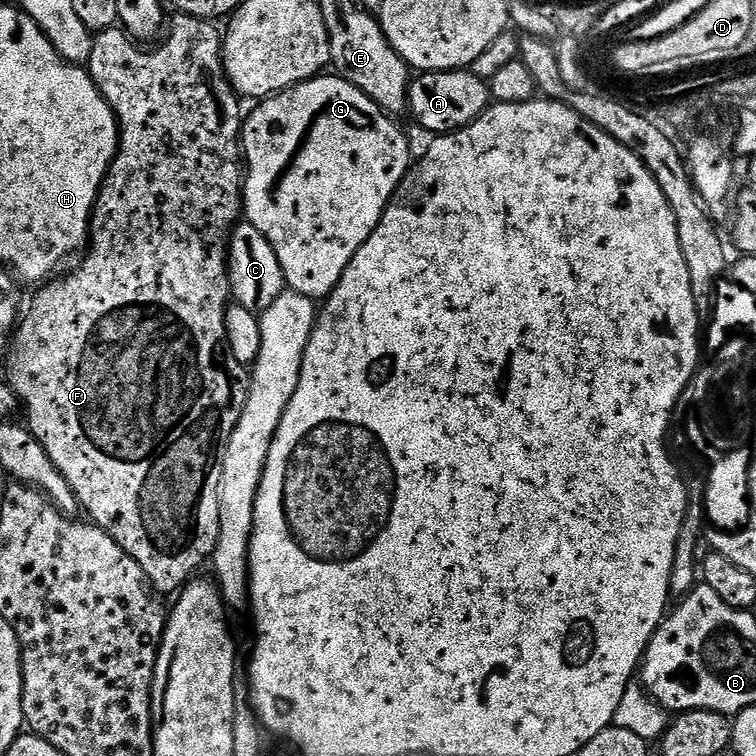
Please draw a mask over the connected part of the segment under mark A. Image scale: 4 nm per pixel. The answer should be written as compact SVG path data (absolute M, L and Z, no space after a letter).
M470 70L420 72L408 85L407 111L431 134L454 132L473 124L490 107L488 85Z

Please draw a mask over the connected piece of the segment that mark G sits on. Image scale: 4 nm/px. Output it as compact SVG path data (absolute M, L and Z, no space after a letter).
M321 74L312 80L294 85L284 92L277 92L275 96L267 97L255 105L252 113L247 113L242 124L242 160L246 165L246 171L242 176L242 212L247 223L252 224L270 242L274 248L274 254L278 256L278 266L282 266L285 285L291 291L302 294L306 298L317 302L323 301L336 289L346 266L354 258L357 250L364 245L366 238L380 224L382 214L386 206L392 200L396 187L404 180L410 165L413 163L414 155L408 149L408 136L395 124L393 117L384 112L370 97L362 94L358 86L343 80L335 74Z

